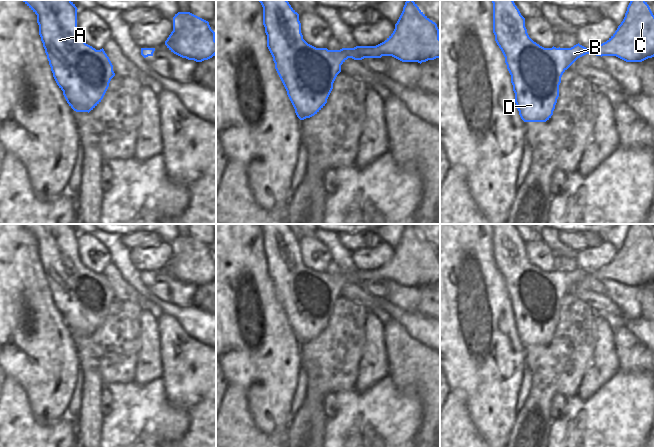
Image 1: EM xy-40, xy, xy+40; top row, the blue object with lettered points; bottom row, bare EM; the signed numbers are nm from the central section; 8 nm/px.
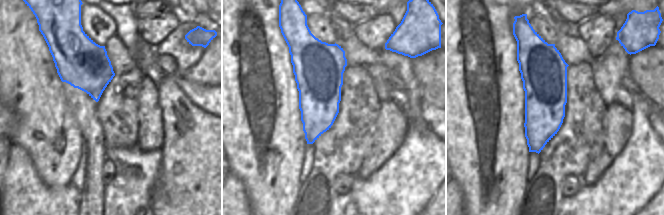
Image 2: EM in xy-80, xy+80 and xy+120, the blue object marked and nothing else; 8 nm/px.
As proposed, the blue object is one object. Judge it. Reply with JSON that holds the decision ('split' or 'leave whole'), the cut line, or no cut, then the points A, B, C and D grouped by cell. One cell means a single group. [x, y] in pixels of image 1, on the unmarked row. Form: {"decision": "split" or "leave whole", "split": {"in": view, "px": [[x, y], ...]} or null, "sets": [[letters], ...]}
{"decision": "leave whole", "split": null, "sets": [["A", "B", "C", "D"]]}

